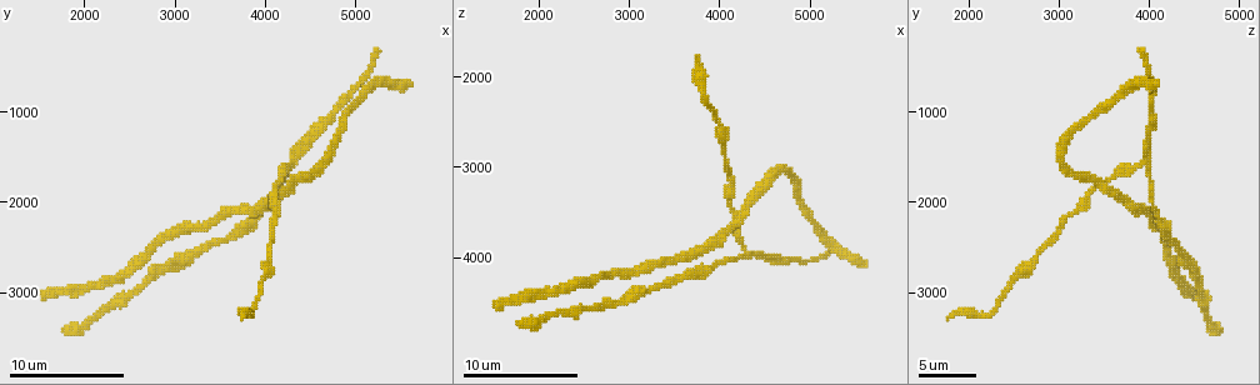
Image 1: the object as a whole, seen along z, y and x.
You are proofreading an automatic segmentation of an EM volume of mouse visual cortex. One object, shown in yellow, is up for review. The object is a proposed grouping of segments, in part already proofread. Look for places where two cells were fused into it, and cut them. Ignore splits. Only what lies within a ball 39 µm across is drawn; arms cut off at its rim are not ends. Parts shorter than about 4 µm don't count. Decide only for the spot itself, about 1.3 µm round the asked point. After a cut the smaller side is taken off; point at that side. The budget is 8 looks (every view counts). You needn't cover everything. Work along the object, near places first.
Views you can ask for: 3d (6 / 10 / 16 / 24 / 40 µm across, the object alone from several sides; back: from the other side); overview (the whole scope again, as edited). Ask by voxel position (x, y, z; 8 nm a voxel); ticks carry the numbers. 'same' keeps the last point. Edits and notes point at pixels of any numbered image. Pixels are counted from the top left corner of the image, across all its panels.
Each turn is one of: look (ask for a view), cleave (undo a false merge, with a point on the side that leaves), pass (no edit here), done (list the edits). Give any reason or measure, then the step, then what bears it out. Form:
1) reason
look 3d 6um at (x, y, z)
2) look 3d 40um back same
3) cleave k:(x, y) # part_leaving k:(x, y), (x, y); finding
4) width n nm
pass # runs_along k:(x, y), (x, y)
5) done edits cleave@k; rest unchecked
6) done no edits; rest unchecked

calibre changes
look 3d 10um at (4000, 2800, 2500)

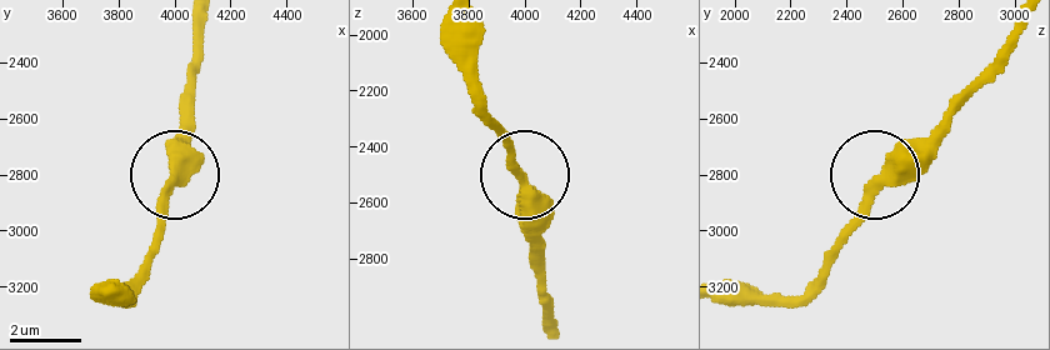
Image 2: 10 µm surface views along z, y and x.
look 3d 10um back at (3990, 2840, 2540)

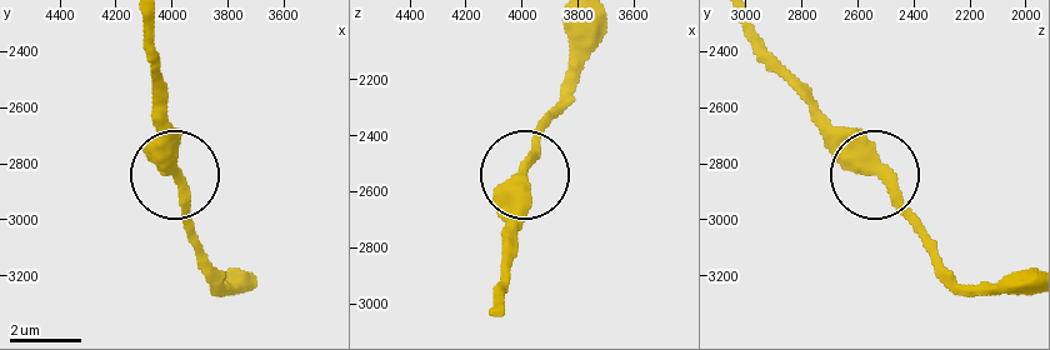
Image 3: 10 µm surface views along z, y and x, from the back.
pass # runs_along 3:(146, 28), (155, 144), (196, 240); one cell here

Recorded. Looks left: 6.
thick turns thin
look 3d 6um at (3850, 2250, 4100)

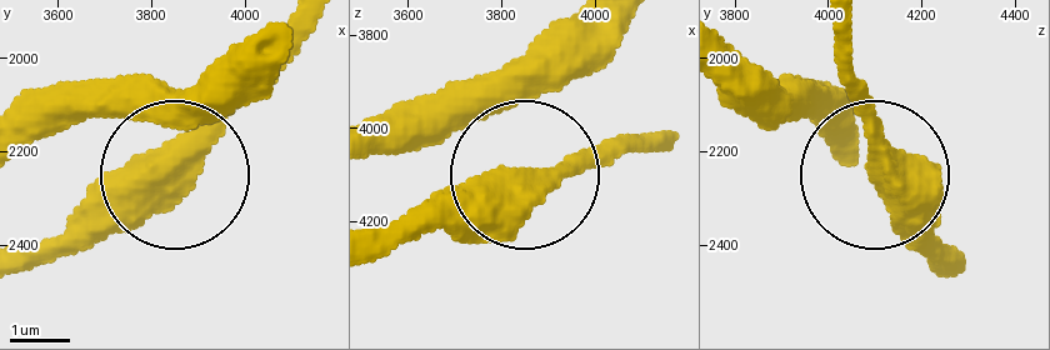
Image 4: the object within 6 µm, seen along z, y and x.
pass # runs_along 4:(653, 130), (459, 185), (419, 215); continuous, no second cell

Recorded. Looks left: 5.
three arms meet
look 3d 10um at (4250, 1900, 3550)

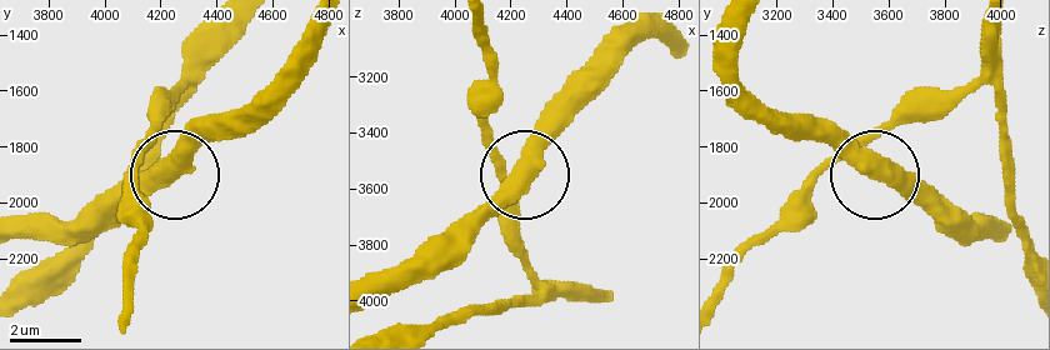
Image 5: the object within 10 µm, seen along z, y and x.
width 400 nm
pass # all the same cell

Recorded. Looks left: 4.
three-way junction
look 3d 10um at (4300, 1600, 4000)

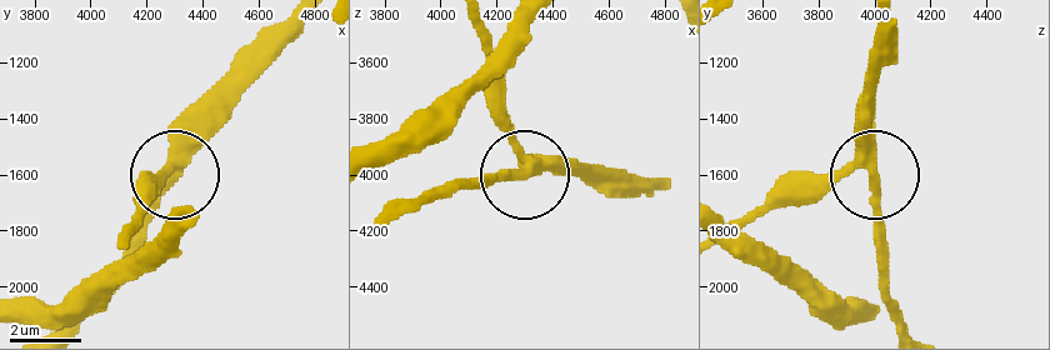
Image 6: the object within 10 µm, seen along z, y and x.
pass # all the same cell

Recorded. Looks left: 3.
done no edits; rest unchecked

